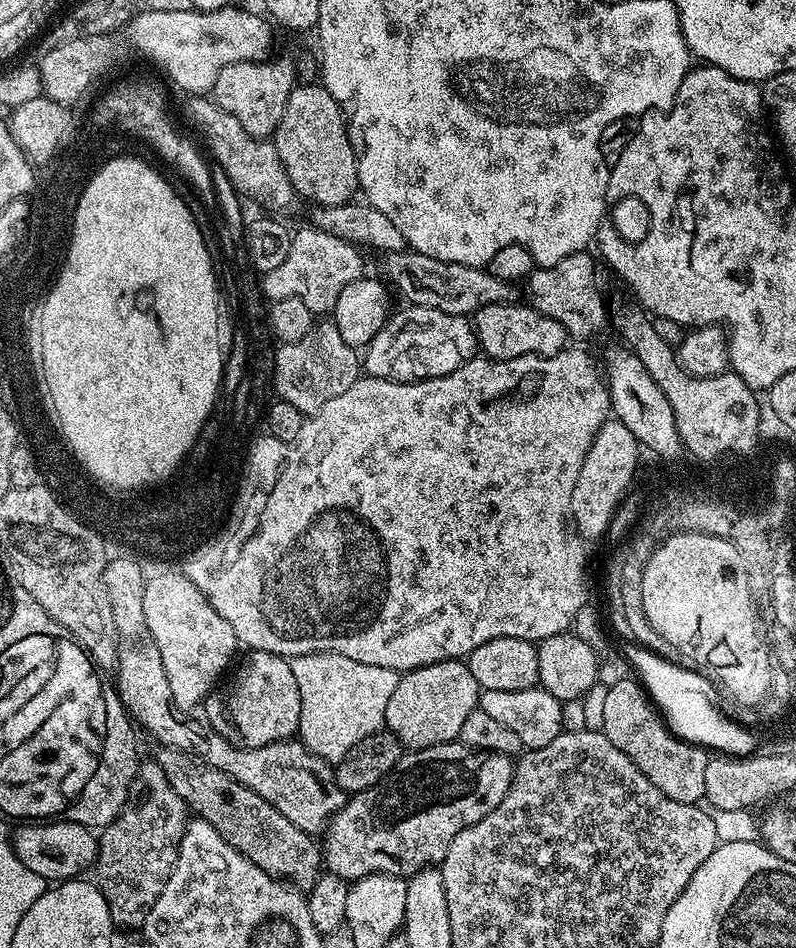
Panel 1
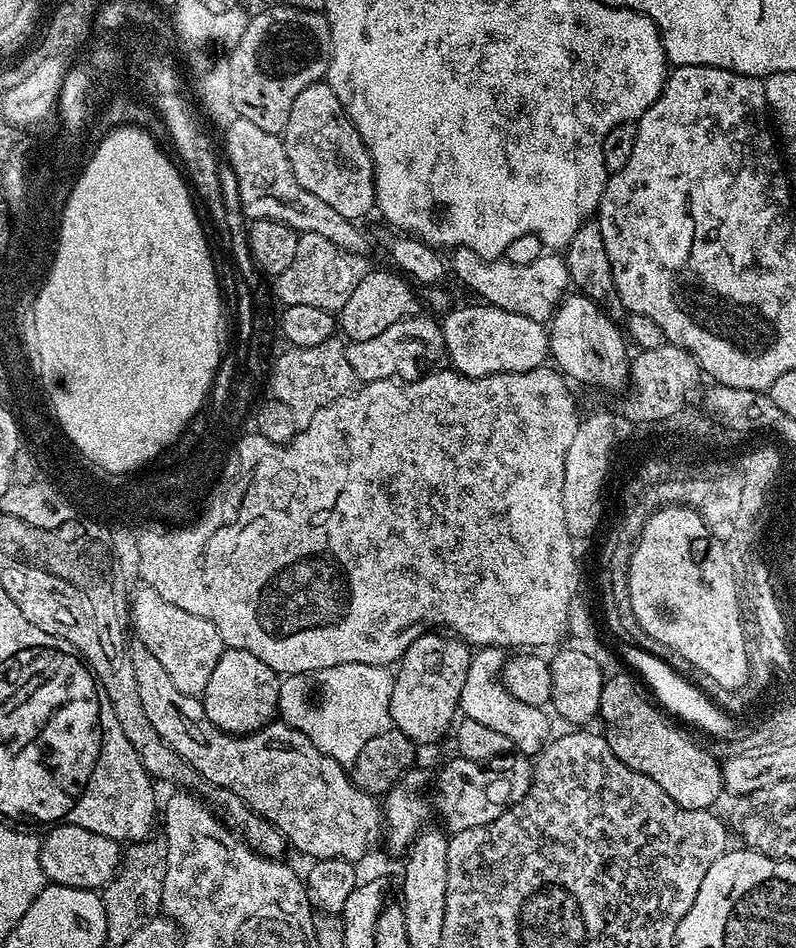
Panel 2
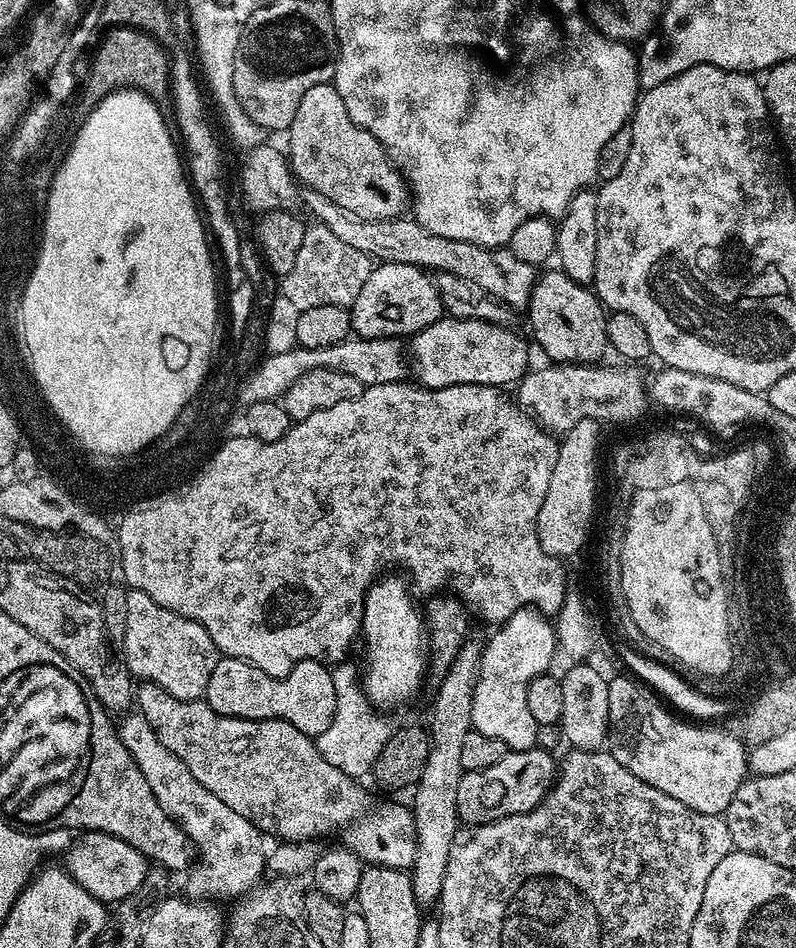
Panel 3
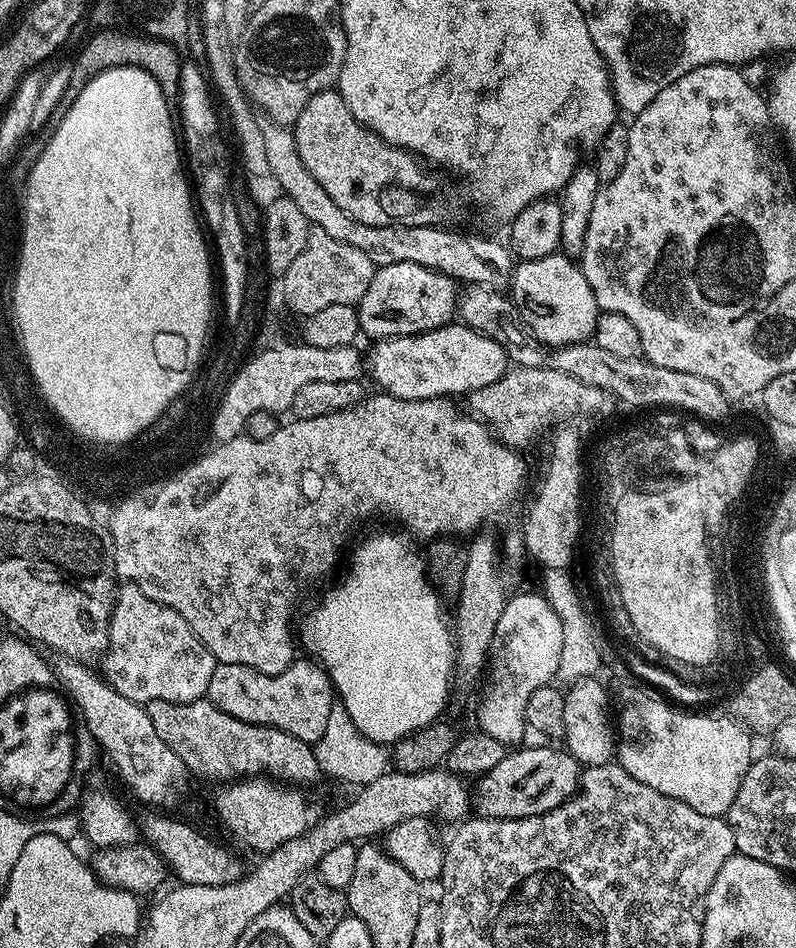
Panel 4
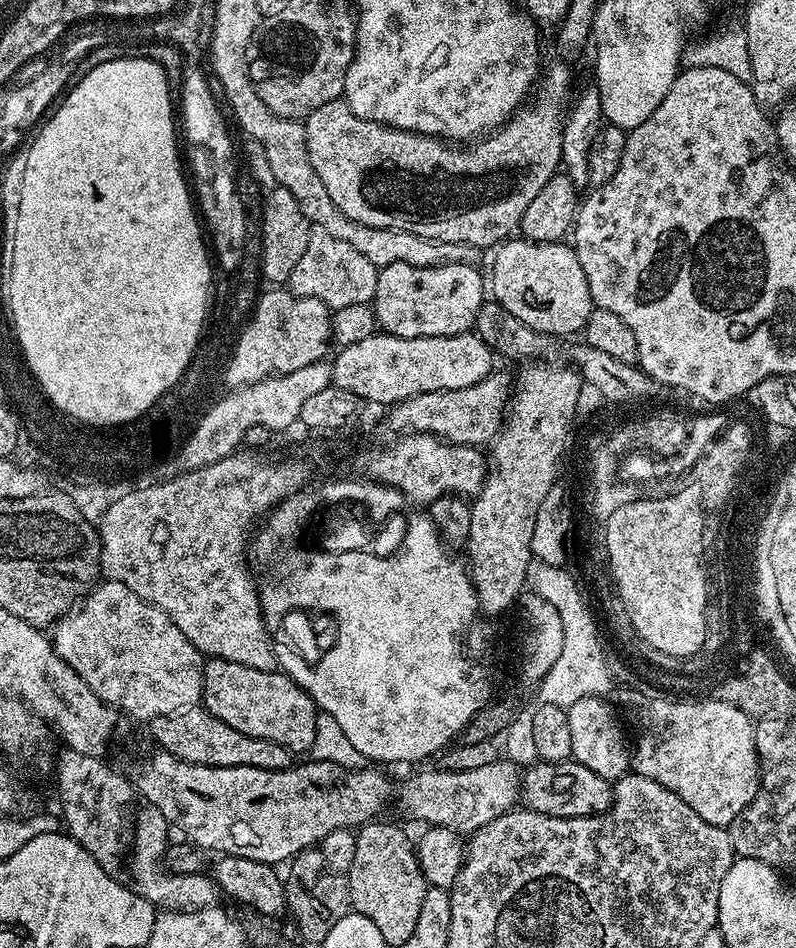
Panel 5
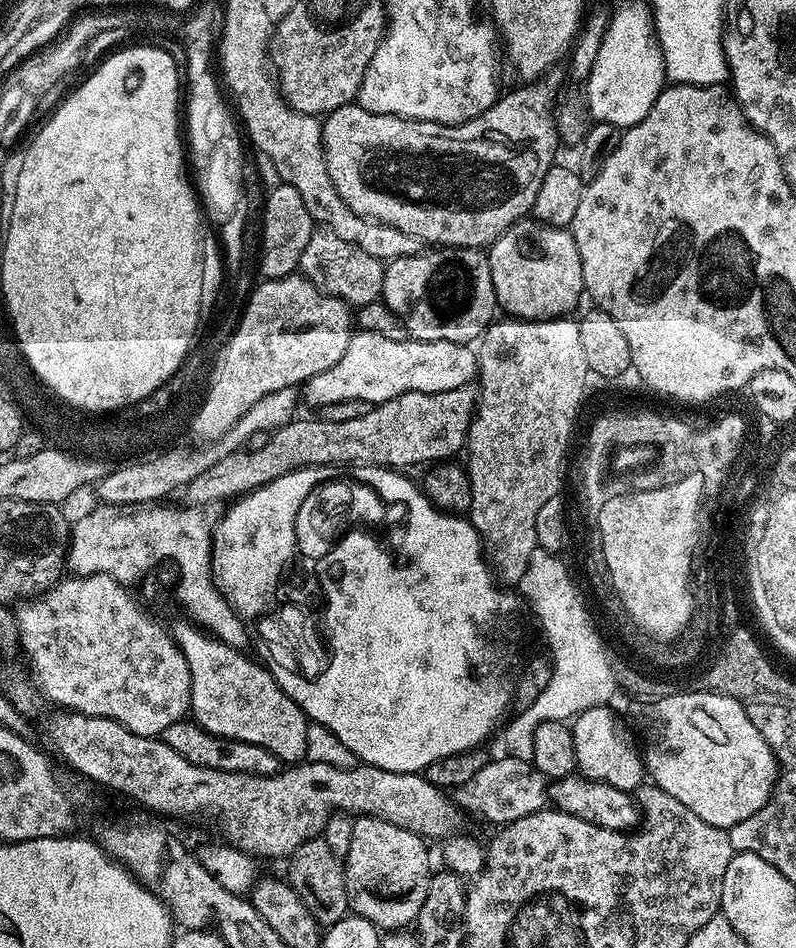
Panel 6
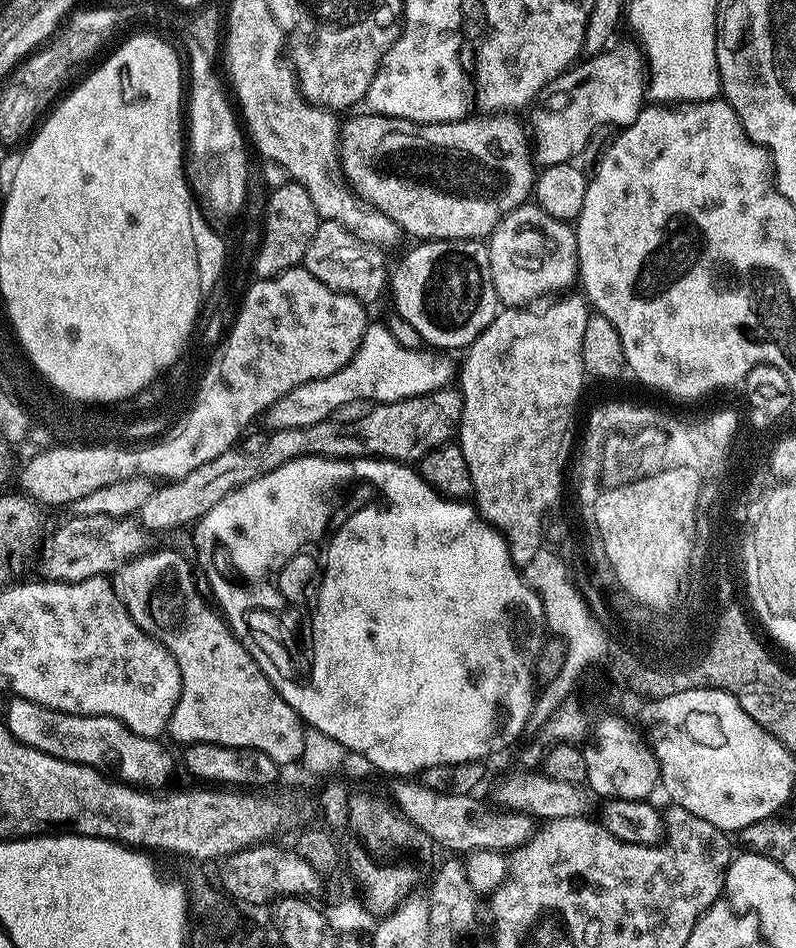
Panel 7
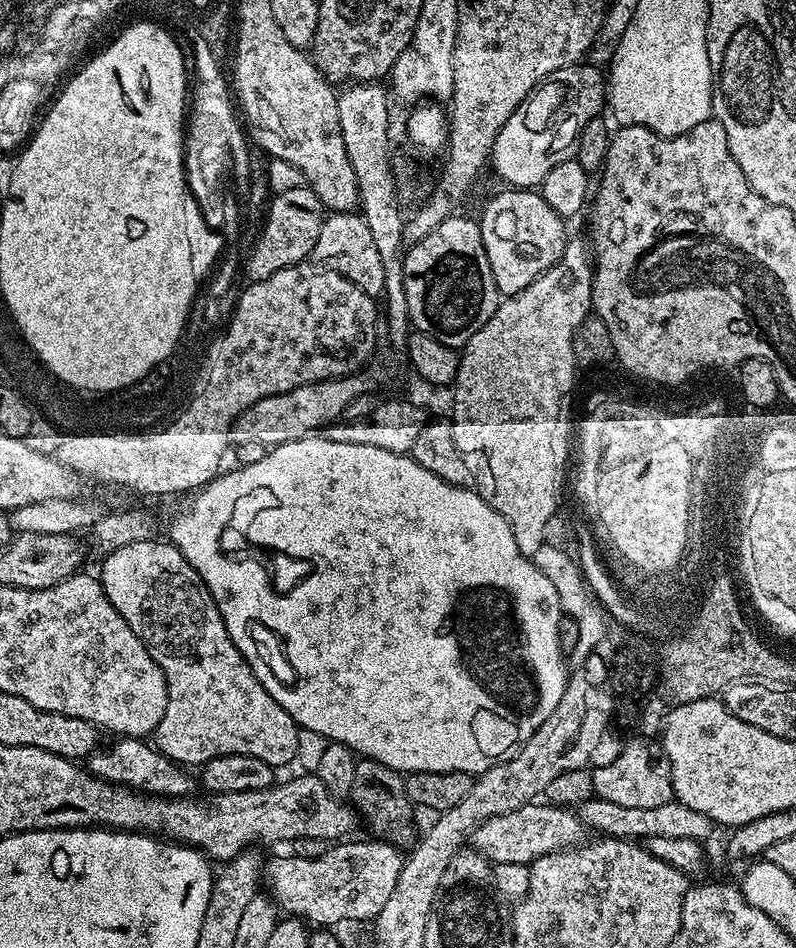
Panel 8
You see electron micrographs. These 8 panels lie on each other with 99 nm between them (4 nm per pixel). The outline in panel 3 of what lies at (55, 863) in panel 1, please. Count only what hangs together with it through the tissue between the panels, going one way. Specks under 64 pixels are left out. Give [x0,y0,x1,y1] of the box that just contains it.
[66,831,150,906]

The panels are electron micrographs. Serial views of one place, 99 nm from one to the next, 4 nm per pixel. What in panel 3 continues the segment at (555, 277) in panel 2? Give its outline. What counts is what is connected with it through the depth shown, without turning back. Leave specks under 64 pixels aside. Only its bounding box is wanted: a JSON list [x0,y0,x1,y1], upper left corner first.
[302,190,538,310]

